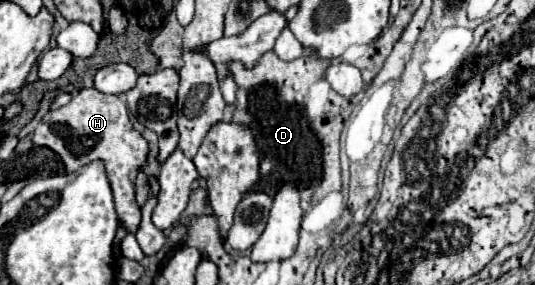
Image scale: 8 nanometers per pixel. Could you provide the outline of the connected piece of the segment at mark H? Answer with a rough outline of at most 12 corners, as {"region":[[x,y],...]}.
{"region":[[96,88],[44,114],[34,146],[66,172],[102,160],[120,226],[138,230],[134,180],[150,148],[126,102]]}

